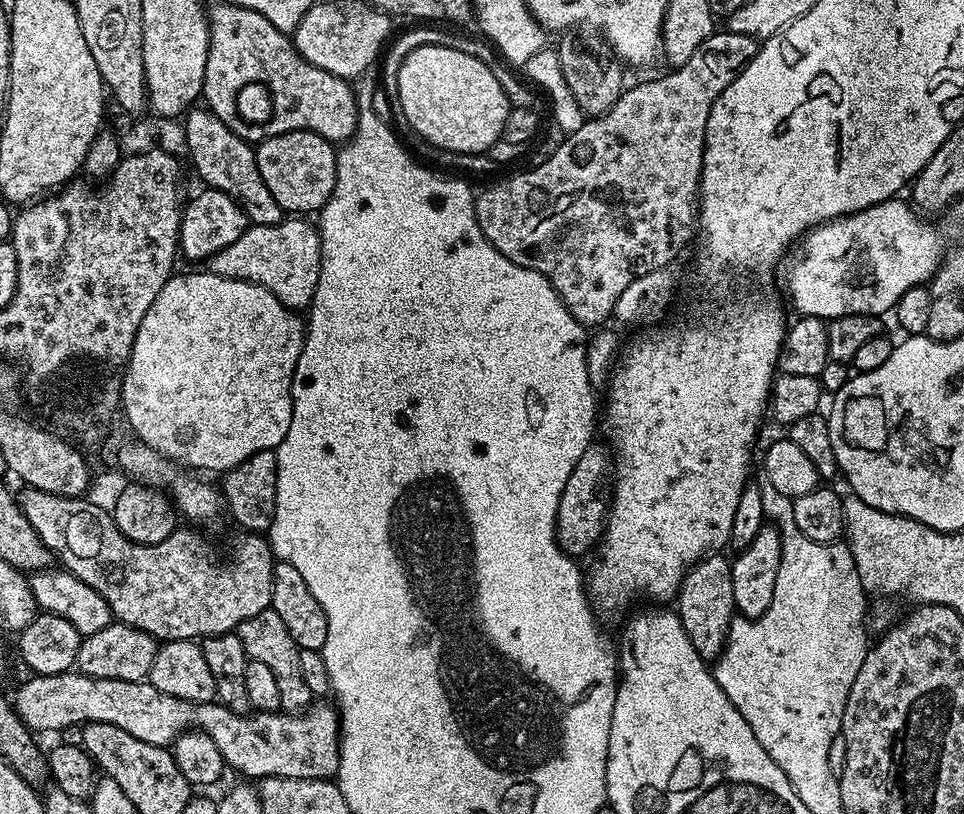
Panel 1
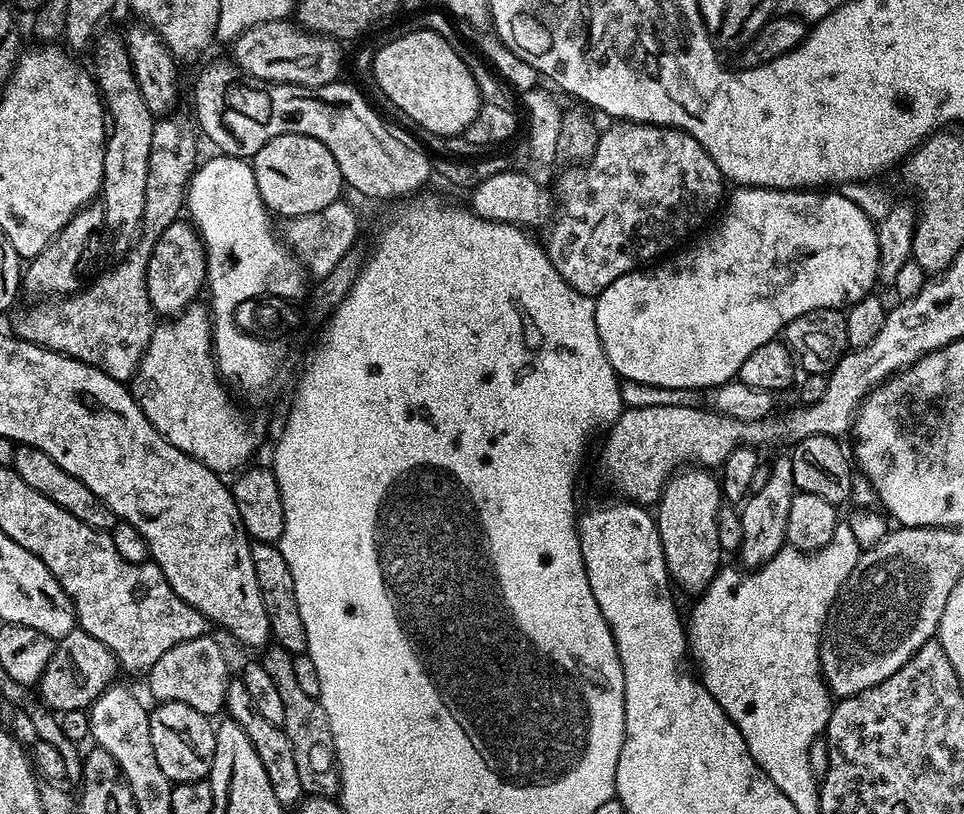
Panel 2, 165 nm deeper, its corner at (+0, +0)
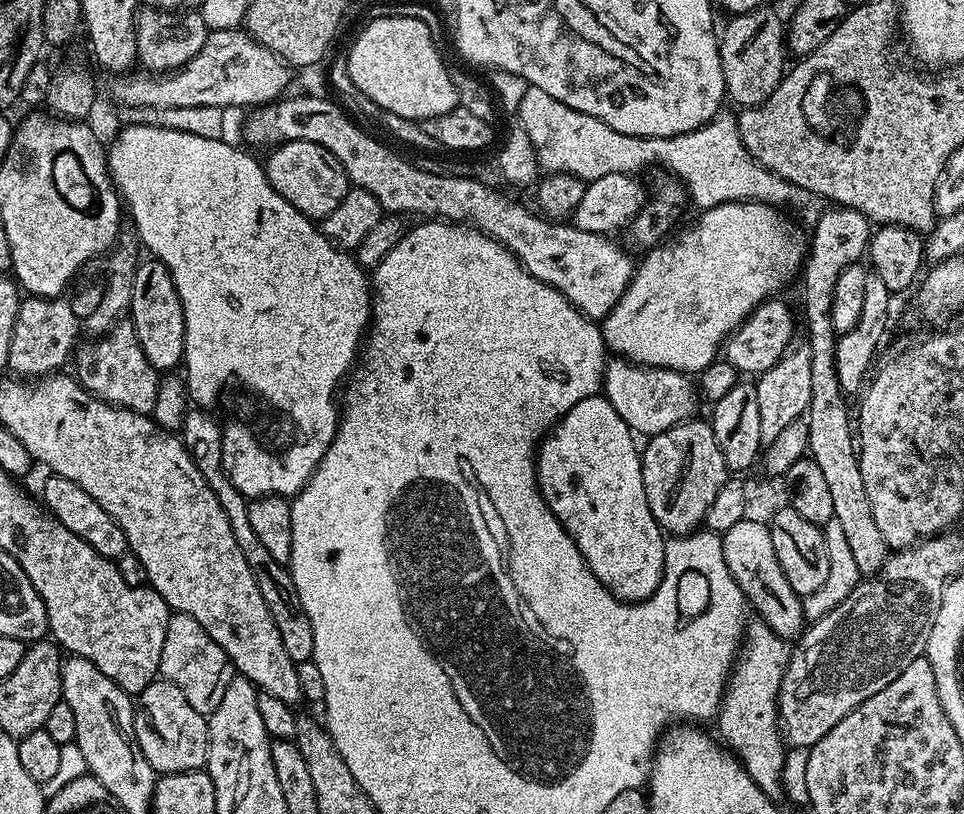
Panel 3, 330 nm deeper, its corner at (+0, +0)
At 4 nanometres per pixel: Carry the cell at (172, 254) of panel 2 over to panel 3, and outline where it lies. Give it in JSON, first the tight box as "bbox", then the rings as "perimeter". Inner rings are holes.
{"bbox":[128,258,186,373],"perimeter":[[[148,258],[145,264],[144,261],[137,263],[128,312],[134,326],[134,334],[138,334],[138,346],[142,346],[142,354],[146,354],[146,362],[155,368],[157,373],[171,373],[175,369],[172,367],[175,364],[177,367],[184,358],[186,322],[178,290],[159,260]]]}

